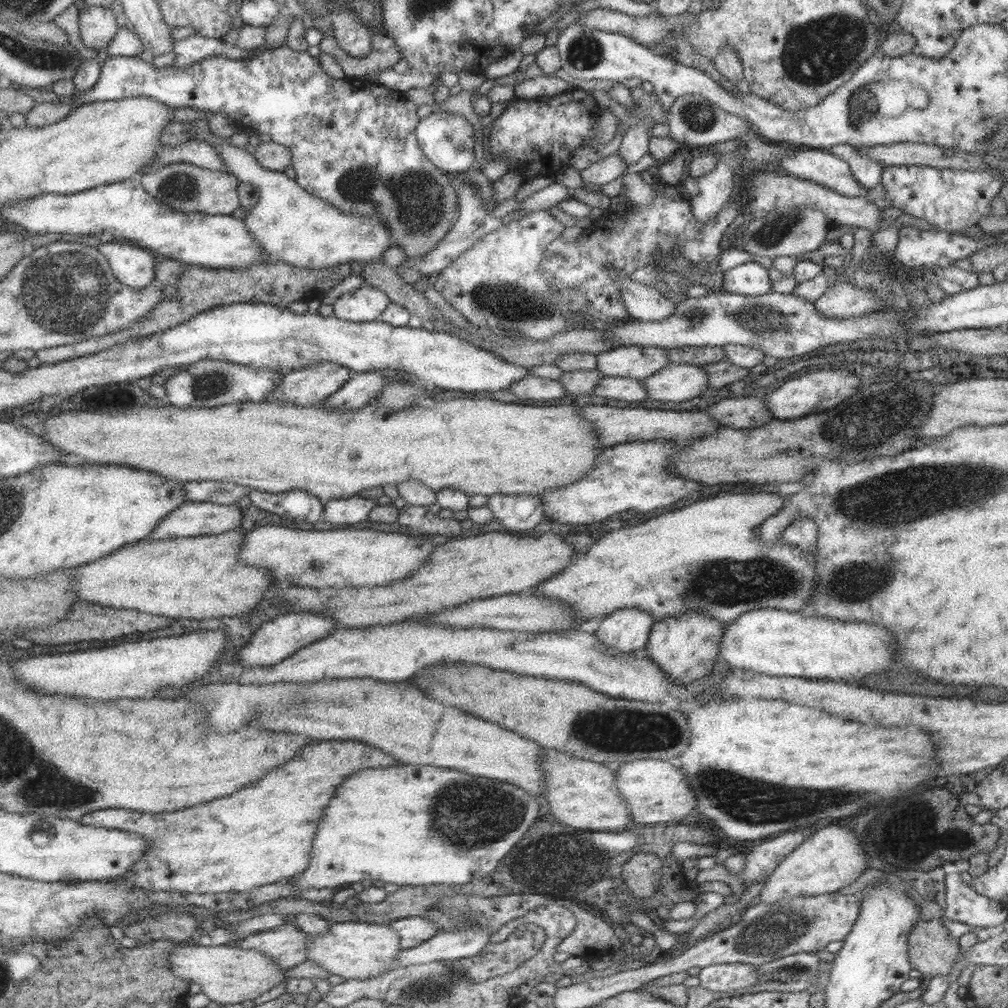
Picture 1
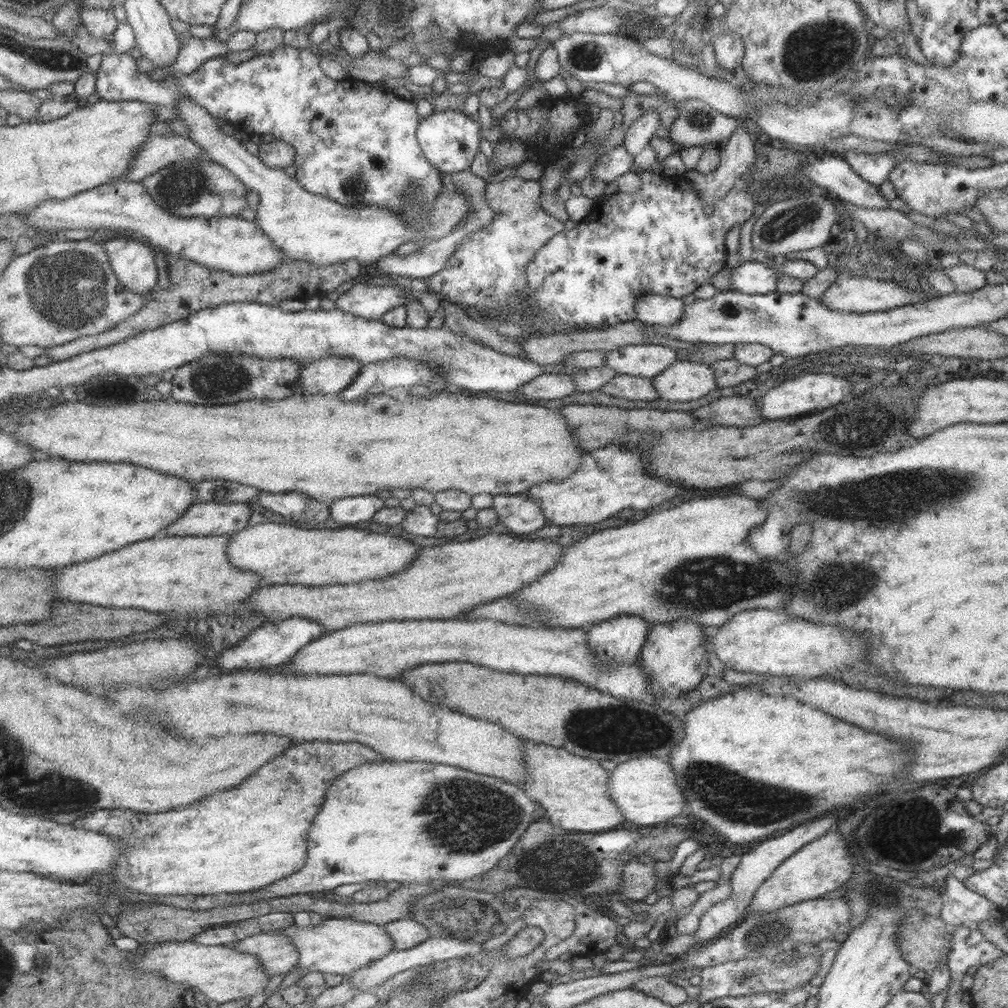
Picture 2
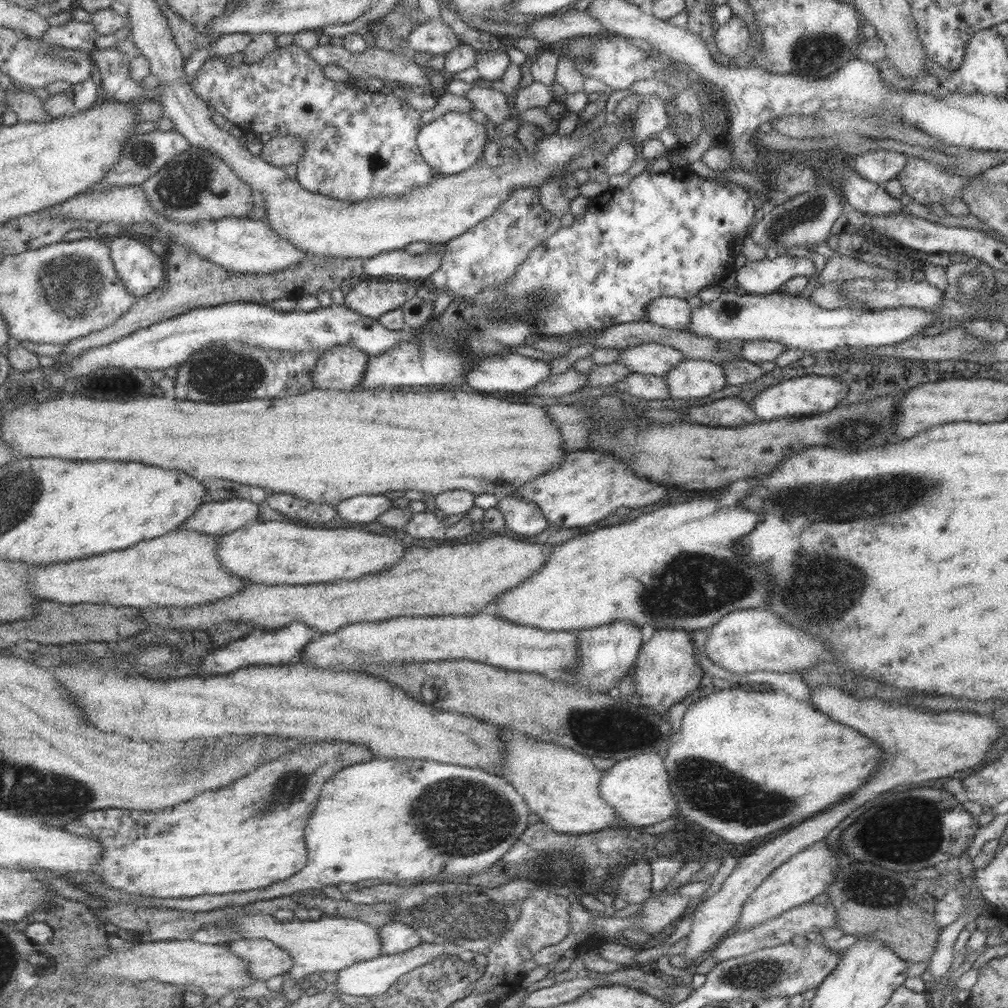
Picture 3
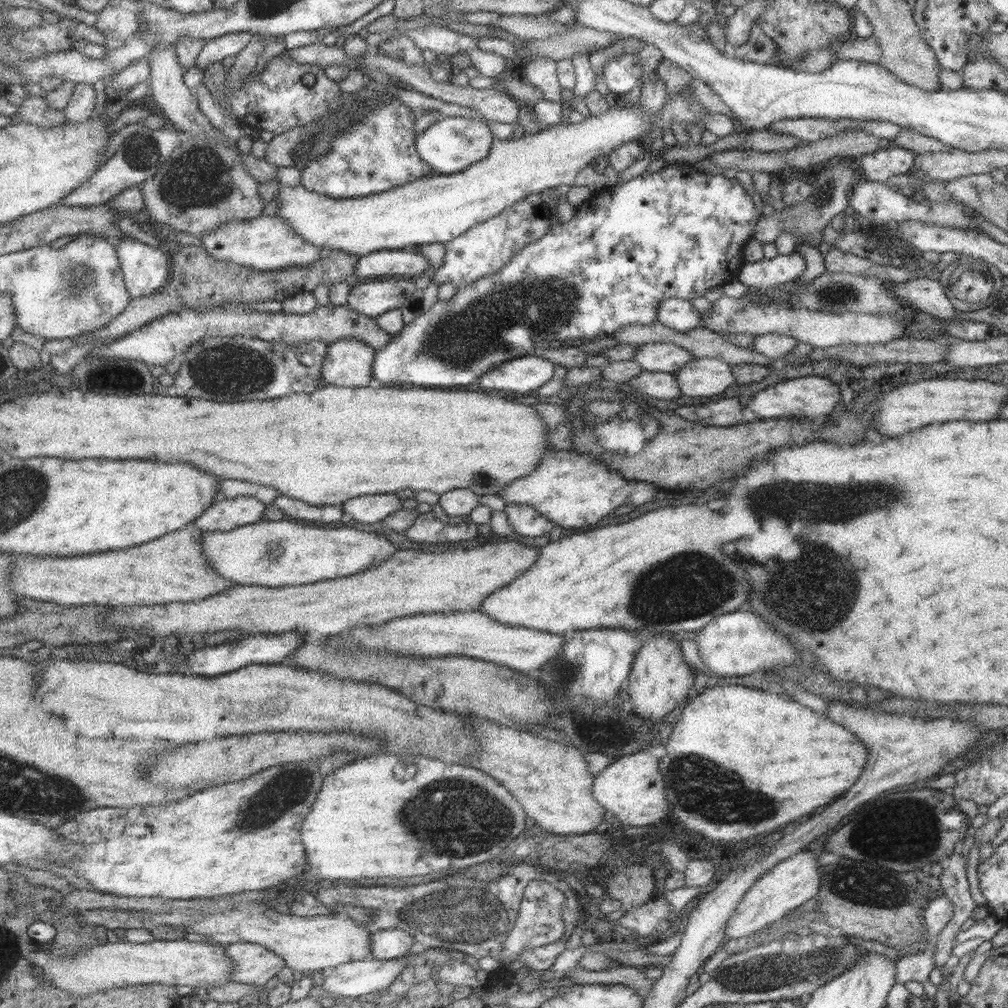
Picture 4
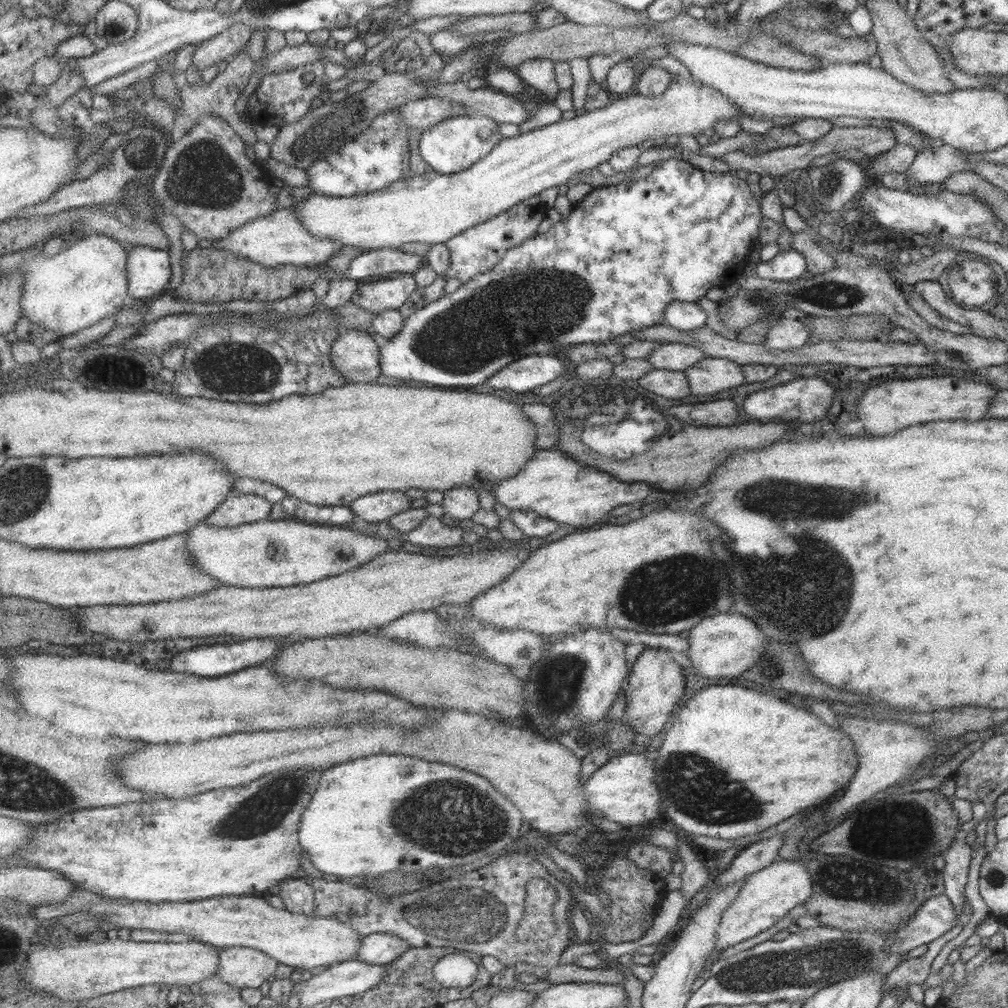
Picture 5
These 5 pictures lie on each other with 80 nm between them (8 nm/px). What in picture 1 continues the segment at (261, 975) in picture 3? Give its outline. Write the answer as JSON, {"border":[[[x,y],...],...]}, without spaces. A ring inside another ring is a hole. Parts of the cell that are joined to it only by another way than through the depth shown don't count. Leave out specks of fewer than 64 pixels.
{"border":[[[295,922],[265,930],[241,940],[240,947],[249,951],[265,952],[281,968],[288,970],[303,964],[309,957],[309,935]]]}

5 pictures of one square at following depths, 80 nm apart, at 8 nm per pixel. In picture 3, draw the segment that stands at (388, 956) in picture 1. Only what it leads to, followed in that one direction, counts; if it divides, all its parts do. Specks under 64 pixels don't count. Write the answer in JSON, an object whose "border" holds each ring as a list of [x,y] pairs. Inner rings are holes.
{"border":[[[244,912],[243,915],[237,915],[235,921],[217,922],[214,927],[217,930],[233,930],[239,939],[269,940],[285,948],[285,952],[293,956],[293,968],[289,970],[289,977],[295,979],[297,983],[315,973],[338,974],[359,962],[373,960],[384,955],[379,928],[353,918],[324,916],[317,921],[301,921],[295,918],[285,922],[279,921],[273,915]]]}

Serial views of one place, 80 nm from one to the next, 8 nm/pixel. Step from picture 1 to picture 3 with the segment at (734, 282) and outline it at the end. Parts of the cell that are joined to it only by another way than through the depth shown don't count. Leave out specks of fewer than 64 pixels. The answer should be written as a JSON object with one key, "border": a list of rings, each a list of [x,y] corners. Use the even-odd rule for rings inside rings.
{"border":[[[777,255],[774,259],[762,259],[746,263],[735,271],[736,286],[749,294],[773,292],[798,276],[809,278],[816,272],[815,263],[807,257]]]}

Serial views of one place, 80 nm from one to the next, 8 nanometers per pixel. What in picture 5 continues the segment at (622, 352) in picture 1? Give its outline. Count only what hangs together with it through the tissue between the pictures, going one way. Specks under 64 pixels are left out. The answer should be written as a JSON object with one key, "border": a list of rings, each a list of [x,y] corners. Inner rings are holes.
{"border":[[[670,342],[657,345],[651,353],[644,356],[644,359],[650,362],[650,366],[652,366],[653,369],[682,371],[689,368],[695,361],[701,360],[703,357],[705,357],[704,352],[694,346]]]}

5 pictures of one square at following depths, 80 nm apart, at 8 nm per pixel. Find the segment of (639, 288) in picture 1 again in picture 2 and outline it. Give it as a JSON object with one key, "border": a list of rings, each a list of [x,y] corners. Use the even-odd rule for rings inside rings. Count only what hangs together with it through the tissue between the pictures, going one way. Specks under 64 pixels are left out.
{"border":[[[647,293],[634,300],[634,311],[644,324],[670,326],[681,316],[683,305],[682,298]]]}

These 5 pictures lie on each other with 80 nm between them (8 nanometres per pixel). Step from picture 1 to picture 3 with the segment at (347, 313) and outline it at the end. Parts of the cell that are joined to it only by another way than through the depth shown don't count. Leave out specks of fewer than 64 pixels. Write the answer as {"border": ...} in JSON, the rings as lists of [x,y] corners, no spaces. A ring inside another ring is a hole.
{"border":[[[361,281],[344,297],[344,305],[369,318],[379,319],[389,311],[396,311],[415,295],[417,282]]]}

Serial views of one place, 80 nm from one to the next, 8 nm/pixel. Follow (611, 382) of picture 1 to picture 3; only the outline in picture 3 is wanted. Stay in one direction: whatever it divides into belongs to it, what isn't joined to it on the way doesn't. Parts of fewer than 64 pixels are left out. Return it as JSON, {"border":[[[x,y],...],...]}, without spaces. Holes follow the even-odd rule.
{"border":[[[629,373],[612,385],[618,392],[630,394],[635,396],[635,398],[642,398],[643,400],[670,400],[664,376]]]}

